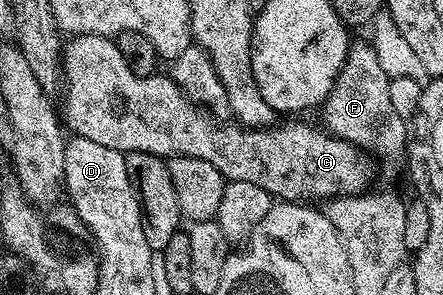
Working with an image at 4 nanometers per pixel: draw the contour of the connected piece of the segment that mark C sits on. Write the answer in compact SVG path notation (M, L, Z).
M95 34L71 37L64 46L64 90L65 86L66 106L62 108L65 125L69 129L71 126L77 137L96 140L96 144L121 150L125 155L148 152L167 160L177 157L208 160L208 164L215 166L227 180L248 180L248 184L260 184L260 188L284 202L310 204L315 201L313 198L348 198L352 194L365 194L372 186L370 181L374 178L375 159L361 146L353 146L348 140L337 138L321 125L294 122L298 120L282 120L282 123L279 121L261 128L247 128L241 124L226 126L230 124L223 124L210 115L209 110L189 102L173 78L165 73L155 72L146 78L136 76L136 72L128 68L124 56L120 56L120 48L114 38Z

